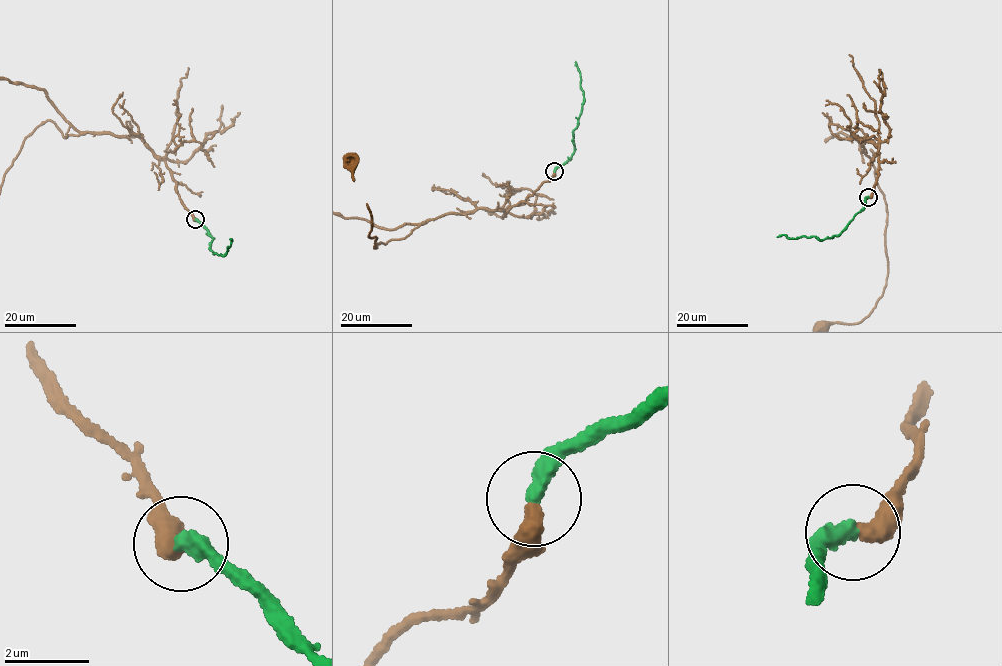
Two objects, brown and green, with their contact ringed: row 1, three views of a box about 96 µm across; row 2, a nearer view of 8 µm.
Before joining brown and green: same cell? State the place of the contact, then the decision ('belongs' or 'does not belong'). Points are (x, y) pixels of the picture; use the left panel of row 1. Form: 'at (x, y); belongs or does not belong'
at (195, 219); belongs

